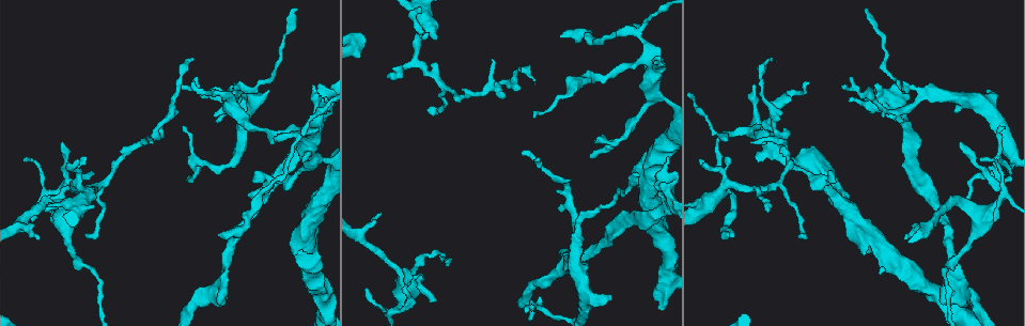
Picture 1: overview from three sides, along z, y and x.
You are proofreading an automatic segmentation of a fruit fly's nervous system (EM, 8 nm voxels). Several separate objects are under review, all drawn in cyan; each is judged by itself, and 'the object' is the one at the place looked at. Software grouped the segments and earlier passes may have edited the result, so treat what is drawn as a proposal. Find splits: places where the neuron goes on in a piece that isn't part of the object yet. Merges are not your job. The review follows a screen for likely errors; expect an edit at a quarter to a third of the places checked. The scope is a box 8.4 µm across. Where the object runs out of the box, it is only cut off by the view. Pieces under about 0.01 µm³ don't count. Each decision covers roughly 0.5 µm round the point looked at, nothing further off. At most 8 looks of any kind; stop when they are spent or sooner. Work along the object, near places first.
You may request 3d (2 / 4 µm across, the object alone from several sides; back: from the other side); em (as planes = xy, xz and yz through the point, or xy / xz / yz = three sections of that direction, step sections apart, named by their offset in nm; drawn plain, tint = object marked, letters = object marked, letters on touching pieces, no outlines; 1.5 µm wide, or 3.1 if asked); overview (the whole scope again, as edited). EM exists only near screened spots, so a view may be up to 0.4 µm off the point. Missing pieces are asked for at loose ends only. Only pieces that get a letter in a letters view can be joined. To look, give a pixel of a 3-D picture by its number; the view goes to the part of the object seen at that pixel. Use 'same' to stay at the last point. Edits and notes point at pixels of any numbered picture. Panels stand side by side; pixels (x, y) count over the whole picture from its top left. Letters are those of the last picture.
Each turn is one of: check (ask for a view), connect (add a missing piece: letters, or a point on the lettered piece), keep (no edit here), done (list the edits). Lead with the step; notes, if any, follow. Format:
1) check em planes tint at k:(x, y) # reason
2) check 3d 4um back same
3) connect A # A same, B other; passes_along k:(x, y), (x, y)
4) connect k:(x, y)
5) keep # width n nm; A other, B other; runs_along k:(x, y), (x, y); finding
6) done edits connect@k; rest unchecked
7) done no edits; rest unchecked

check 3d 4um at 1:(220, 237) # an open end

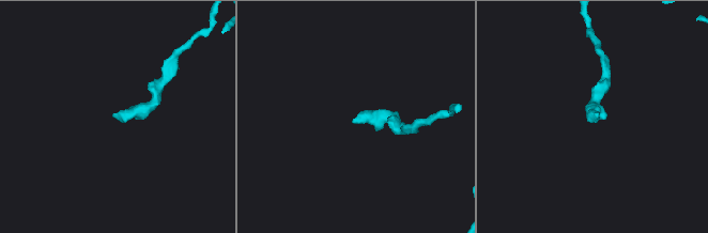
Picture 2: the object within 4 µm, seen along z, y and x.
check em xz step 4 letters at 2:(597, 119) # now the EM

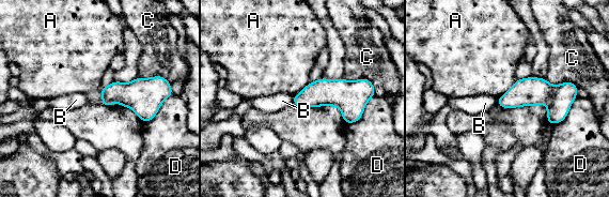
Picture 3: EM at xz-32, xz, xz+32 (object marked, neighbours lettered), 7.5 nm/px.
keep # width 150 nm; A other, B other, C other, D other; none of them fits

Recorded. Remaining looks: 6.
check em planes letters at 1:(806, 83) # tapers out

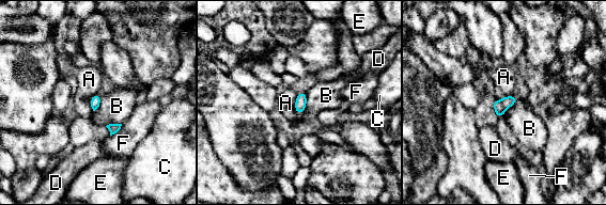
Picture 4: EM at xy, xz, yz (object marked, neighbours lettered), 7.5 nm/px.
keep # longest_contact B 180 nm; A other, B other, C other, D other, E other, F other; none of them fits

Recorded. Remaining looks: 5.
check 3d 4um at 1:(979, 157) # tapers out

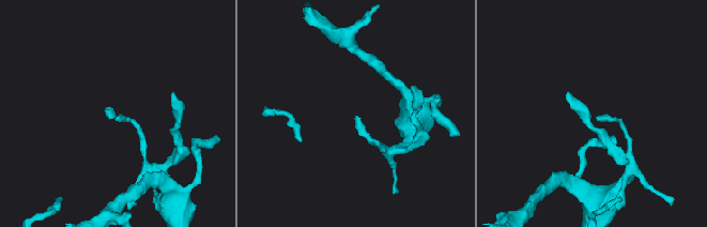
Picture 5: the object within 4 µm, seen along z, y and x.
check em yz step 4 letters at 5:(597, 117)

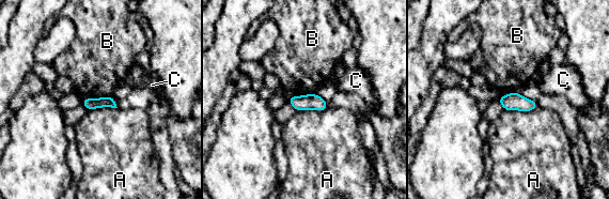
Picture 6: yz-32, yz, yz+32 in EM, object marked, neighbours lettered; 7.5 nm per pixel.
keep # A other, B other, C other; border 6:(112, 95), (82, 98); none of them fits

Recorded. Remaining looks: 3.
done no edits; rest unchecked

